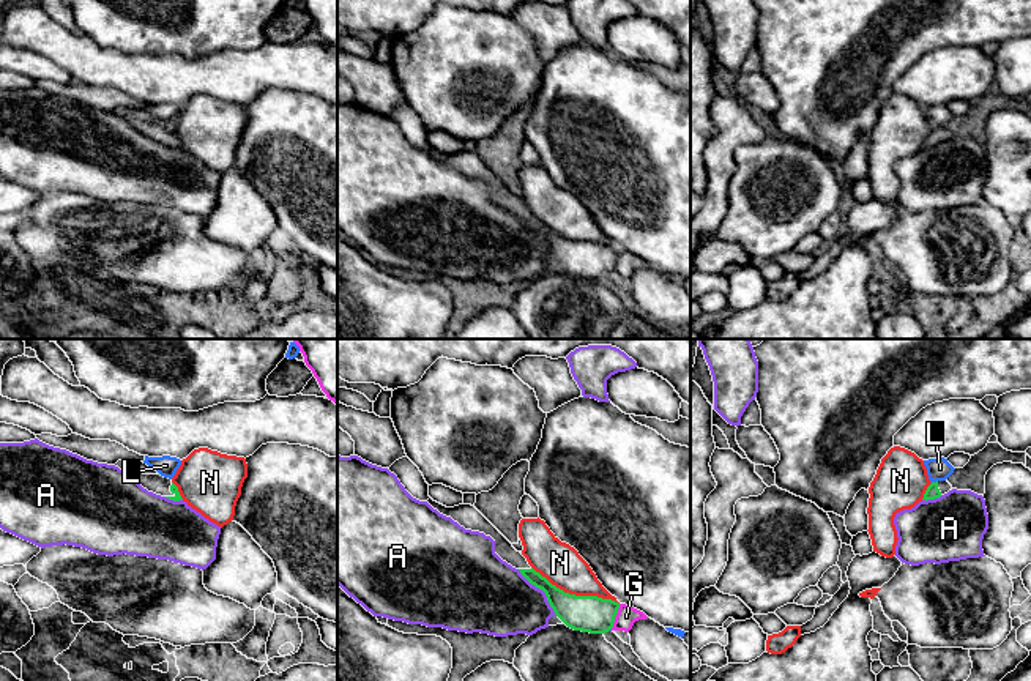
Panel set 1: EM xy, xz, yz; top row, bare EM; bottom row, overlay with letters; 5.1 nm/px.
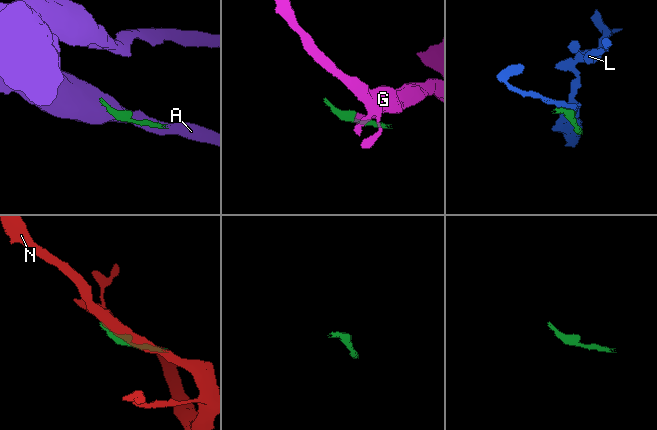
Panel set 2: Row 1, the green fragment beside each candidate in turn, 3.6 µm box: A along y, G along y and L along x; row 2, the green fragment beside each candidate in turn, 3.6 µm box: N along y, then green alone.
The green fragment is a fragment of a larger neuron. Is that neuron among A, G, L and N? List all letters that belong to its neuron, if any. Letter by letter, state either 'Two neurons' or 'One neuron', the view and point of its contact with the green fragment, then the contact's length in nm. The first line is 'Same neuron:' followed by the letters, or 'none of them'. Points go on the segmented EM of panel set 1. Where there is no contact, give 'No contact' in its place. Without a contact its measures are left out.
Same neuron: none of them
A: Two neurons. Touches green at xz (543, 590). Shared border 320 nm
G: Two neurons. Touches green at xz (615, 615). Shared border 140 nm
L: Two neurons. Touches green at yz (934, 483). Shared border 40 nm
N: Two neurons. Touches green at xz (574, 595). Shared border 480 nm

